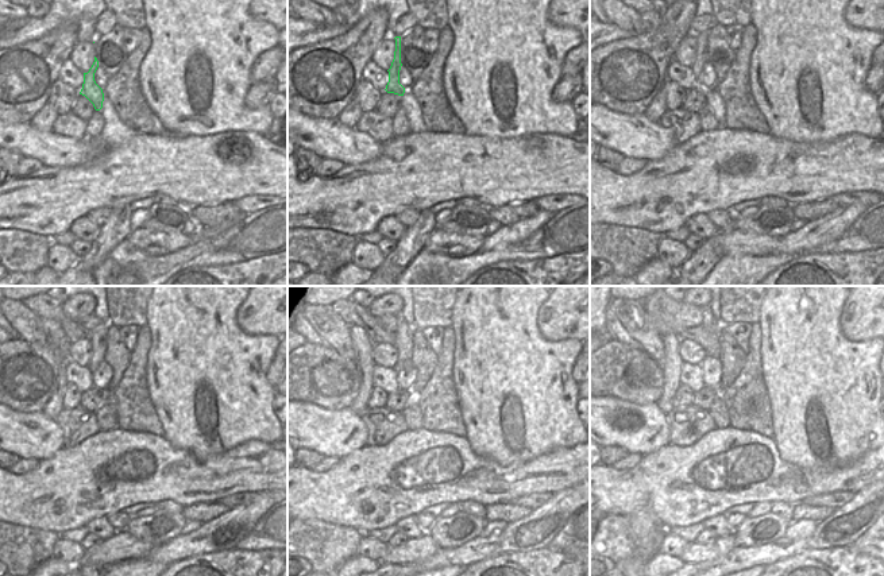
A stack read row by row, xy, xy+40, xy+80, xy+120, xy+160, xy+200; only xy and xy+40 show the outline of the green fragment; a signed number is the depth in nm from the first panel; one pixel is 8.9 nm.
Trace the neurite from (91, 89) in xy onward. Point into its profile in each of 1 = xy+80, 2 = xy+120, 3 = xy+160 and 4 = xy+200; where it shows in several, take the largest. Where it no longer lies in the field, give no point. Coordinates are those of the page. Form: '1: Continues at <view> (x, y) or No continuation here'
1: Continues at xy+80 (701, 58)
2: Continues at xy+120 (97, 336)
3: Continues at xy+160 (402, 341)
4: Continues at xy+200 (707, 320).

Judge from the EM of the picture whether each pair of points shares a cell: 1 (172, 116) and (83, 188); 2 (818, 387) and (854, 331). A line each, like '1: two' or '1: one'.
1: two
2: two

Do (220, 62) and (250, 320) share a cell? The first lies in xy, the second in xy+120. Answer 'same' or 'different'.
different

